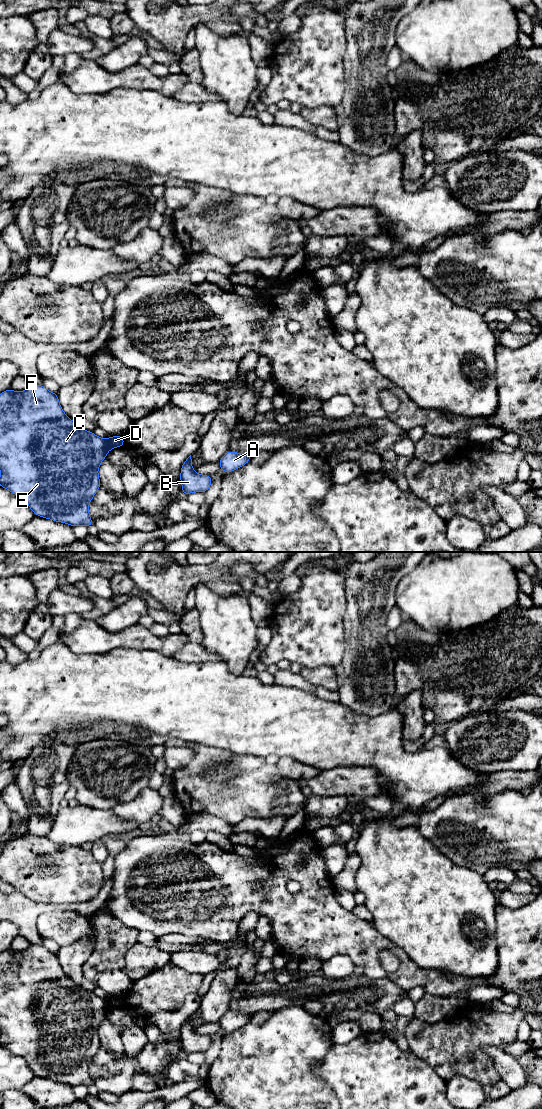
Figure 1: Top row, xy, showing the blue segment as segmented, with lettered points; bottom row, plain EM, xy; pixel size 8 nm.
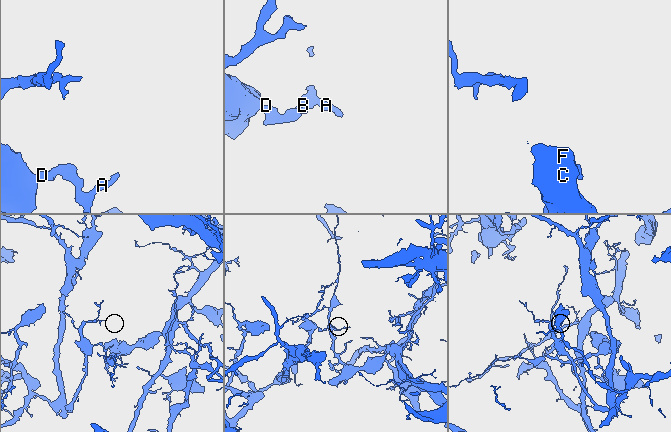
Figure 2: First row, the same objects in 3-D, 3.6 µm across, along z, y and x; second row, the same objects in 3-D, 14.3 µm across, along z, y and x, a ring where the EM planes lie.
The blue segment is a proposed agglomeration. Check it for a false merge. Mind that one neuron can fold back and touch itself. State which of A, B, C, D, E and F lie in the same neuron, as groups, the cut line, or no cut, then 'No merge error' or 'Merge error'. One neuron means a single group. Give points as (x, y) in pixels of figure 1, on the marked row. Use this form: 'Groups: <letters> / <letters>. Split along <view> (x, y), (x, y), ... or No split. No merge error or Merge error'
Groups: A B D / C E F. Split along xy (104, 439), (104, 444), (108, 450). Merge error

